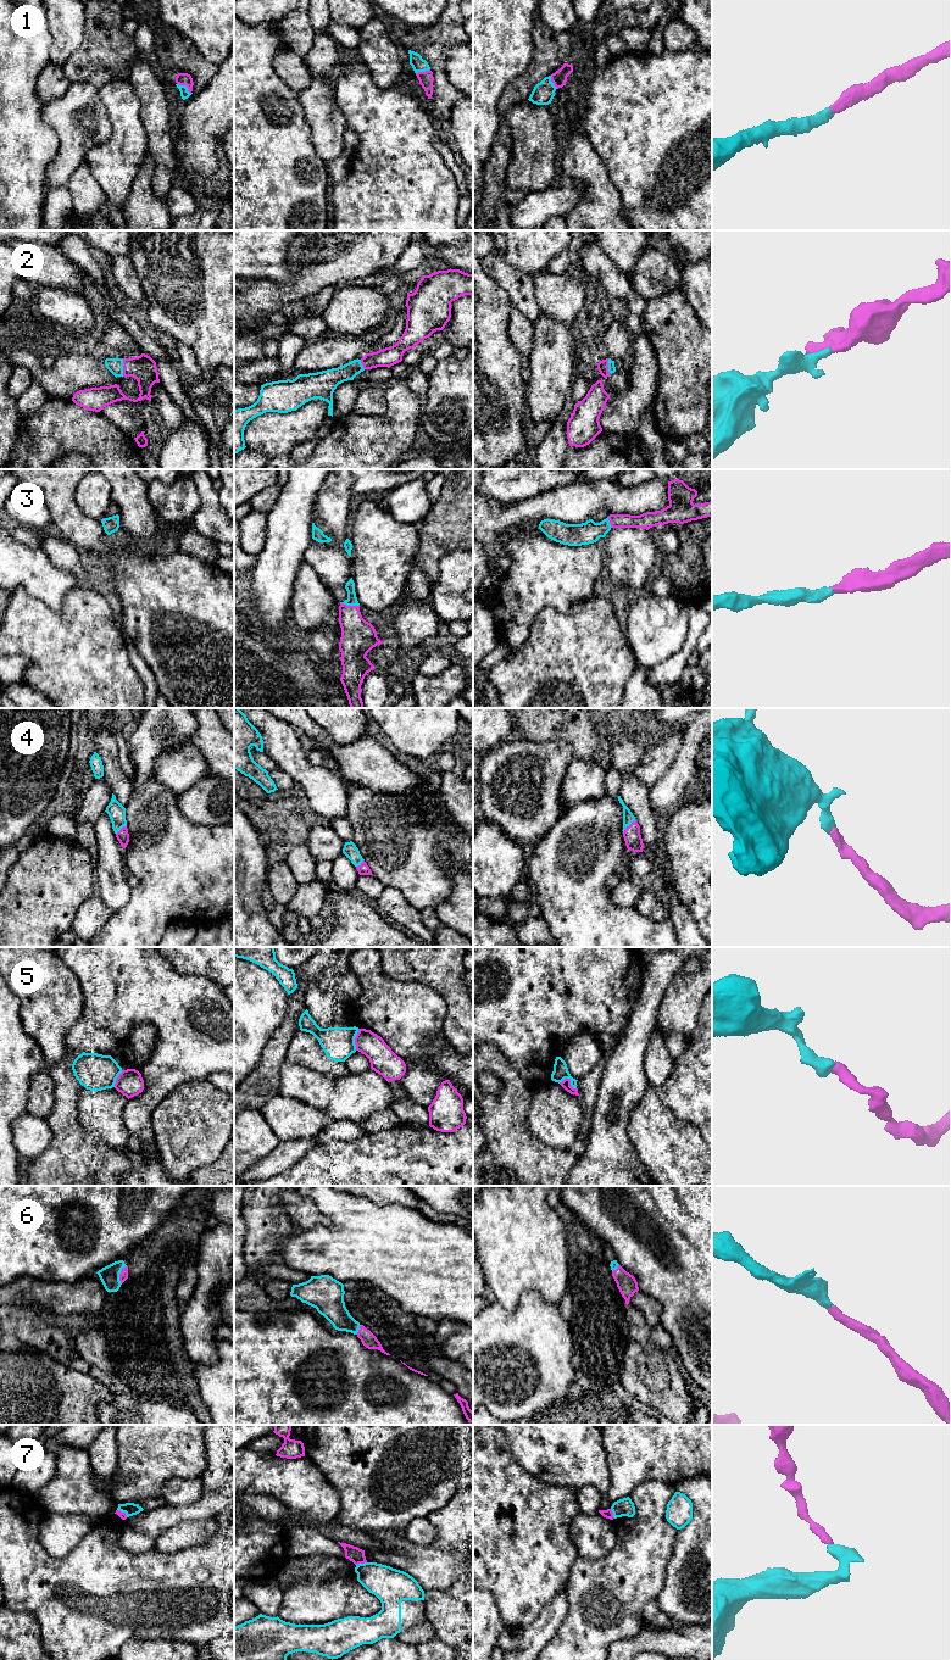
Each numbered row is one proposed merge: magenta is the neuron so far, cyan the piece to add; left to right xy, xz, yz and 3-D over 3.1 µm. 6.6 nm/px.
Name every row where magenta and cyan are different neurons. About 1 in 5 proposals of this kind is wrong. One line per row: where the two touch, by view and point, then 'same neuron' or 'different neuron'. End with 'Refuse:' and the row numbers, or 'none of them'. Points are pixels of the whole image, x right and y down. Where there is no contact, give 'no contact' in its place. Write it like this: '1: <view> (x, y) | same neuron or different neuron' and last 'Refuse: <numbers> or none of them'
1: xy (184, 84) | same neuron
2: xy (123, 367) | same neuron
3: xz (350, 606) | same neuron
4: yz (629, 825) | same neuron
5: yz (569, 1080) | different neuron
6: xy (120, 1275) | same neuron
7: xz (361, 1563) | different neuron
Refuse: 5, 7

